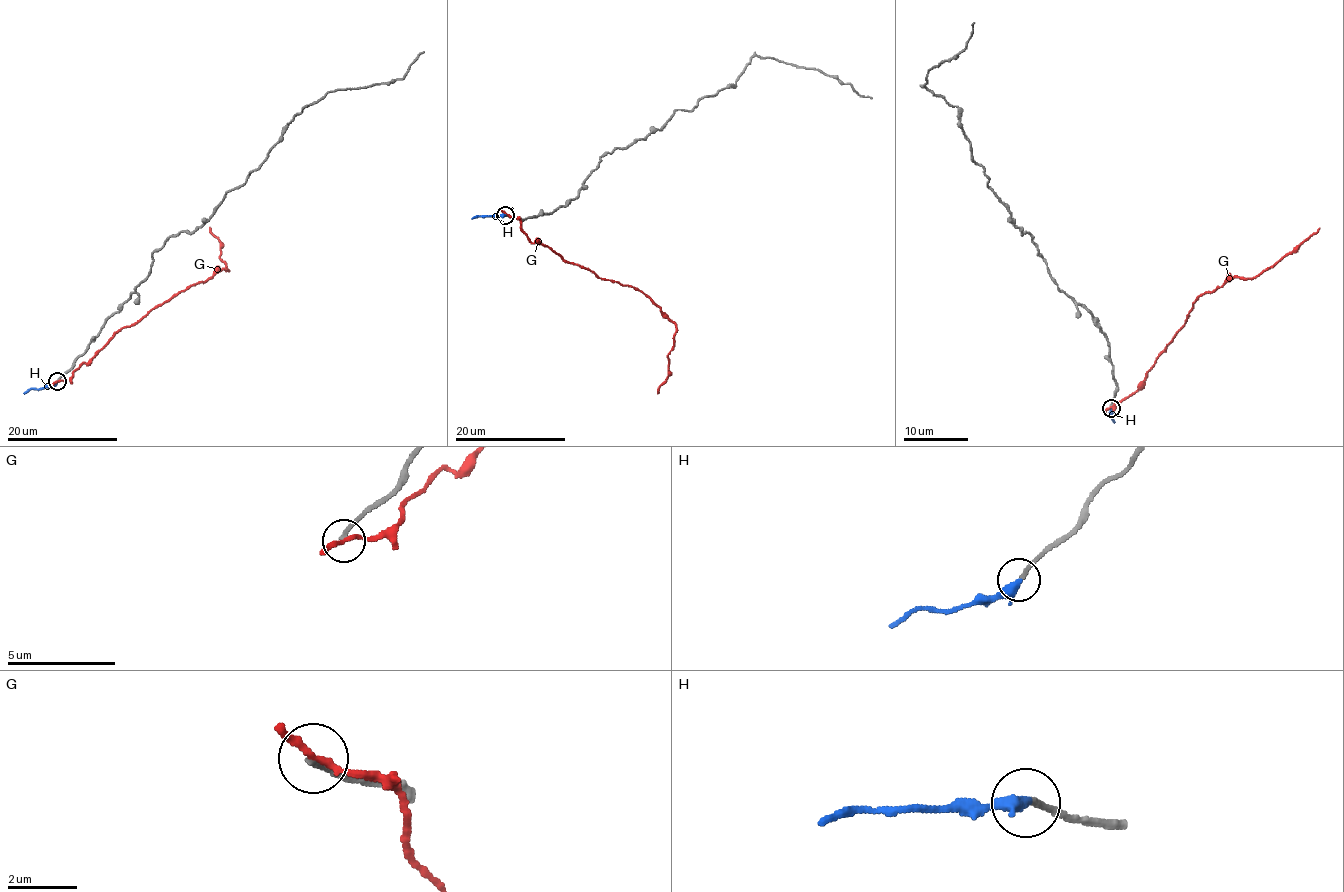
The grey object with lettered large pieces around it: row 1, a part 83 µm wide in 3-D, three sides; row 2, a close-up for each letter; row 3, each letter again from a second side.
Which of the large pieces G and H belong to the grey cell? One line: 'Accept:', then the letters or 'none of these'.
Accept: H

